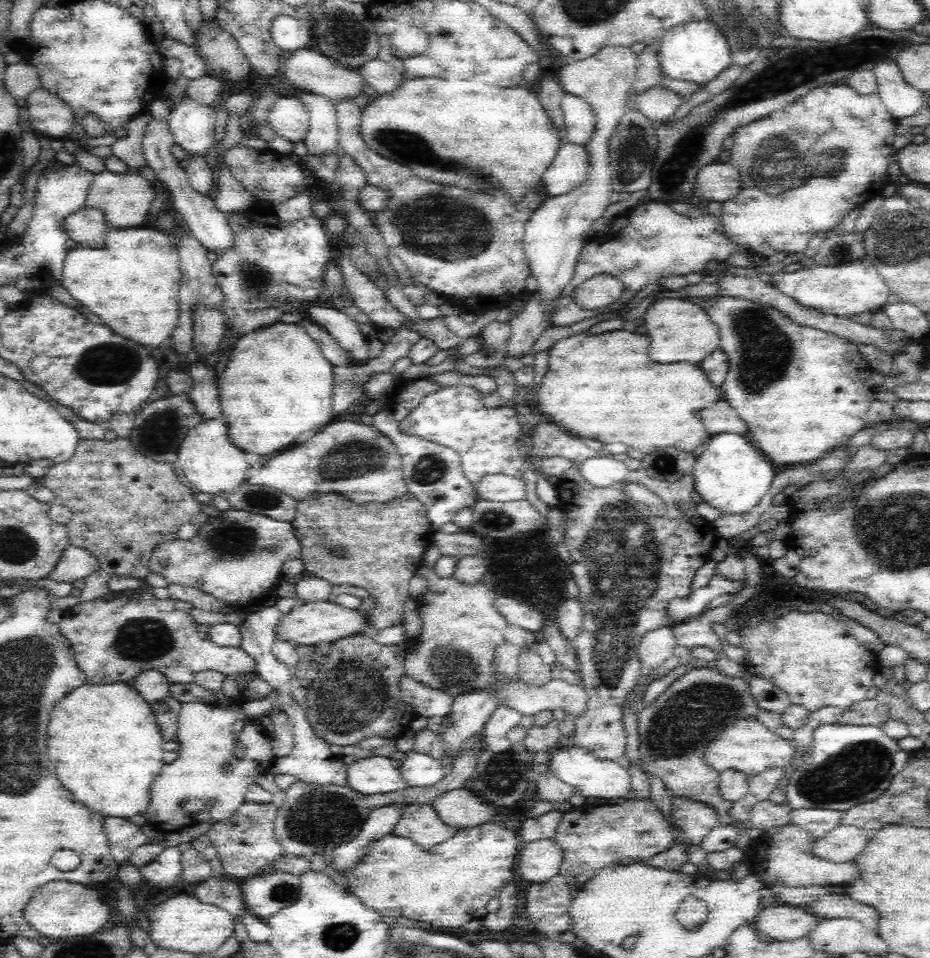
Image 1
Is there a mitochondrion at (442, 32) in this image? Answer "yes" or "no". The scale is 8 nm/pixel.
yes

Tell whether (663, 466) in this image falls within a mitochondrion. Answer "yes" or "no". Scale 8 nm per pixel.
yes

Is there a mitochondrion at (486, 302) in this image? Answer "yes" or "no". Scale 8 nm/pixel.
no

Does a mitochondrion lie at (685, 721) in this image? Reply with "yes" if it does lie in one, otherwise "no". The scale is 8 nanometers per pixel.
yes

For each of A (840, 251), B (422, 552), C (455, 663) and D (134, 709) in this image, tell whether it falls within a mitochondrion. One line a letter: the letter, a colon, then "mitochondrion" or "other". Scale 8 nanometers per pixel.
A: mitochondrion
B: other
C: mitochondrion
D: other

